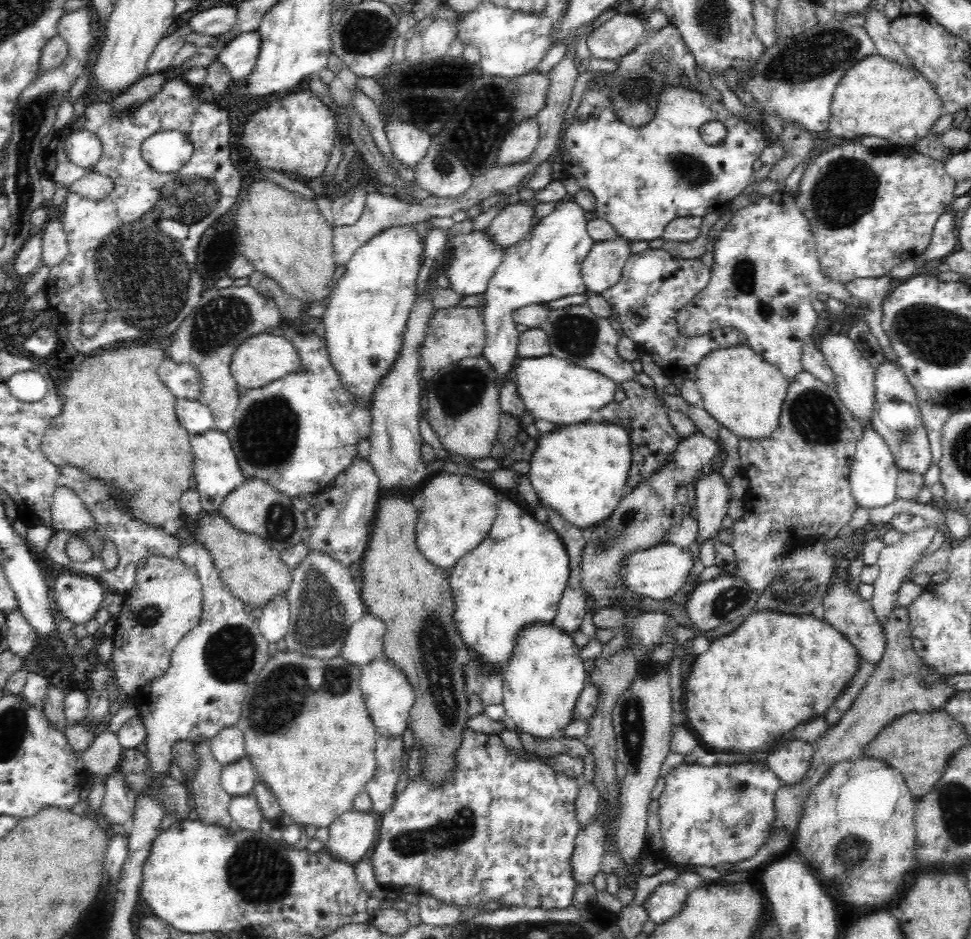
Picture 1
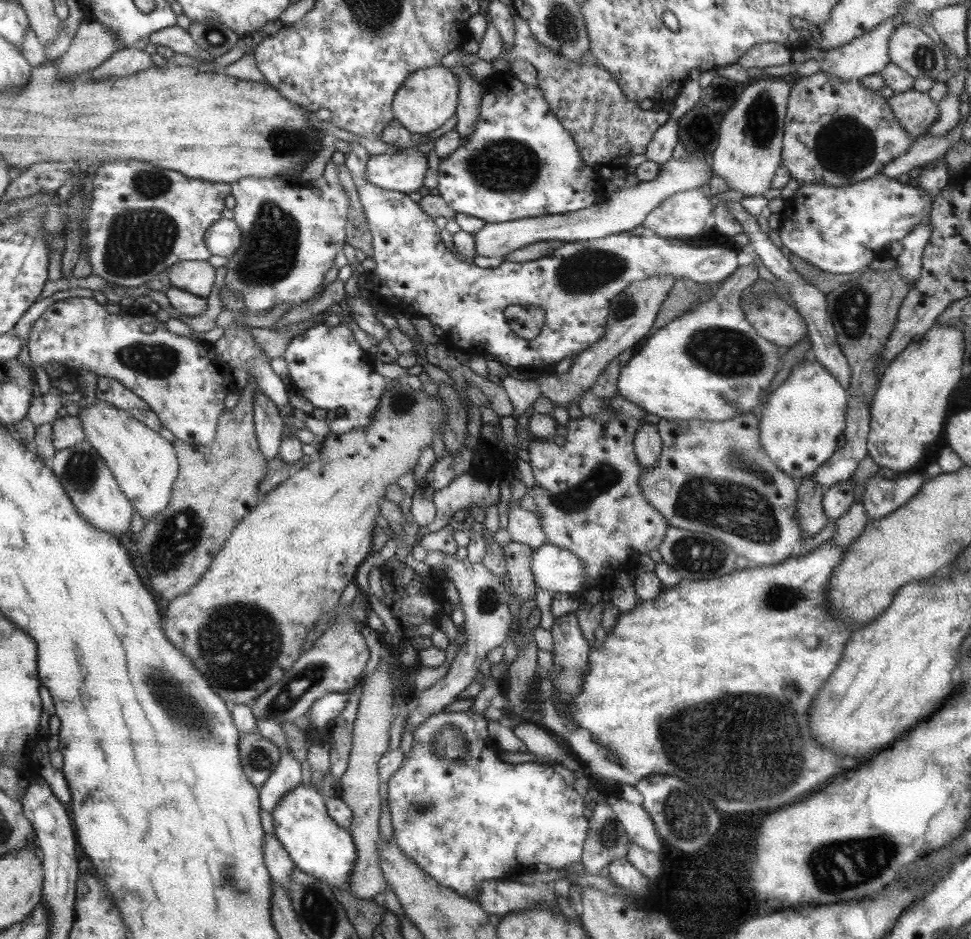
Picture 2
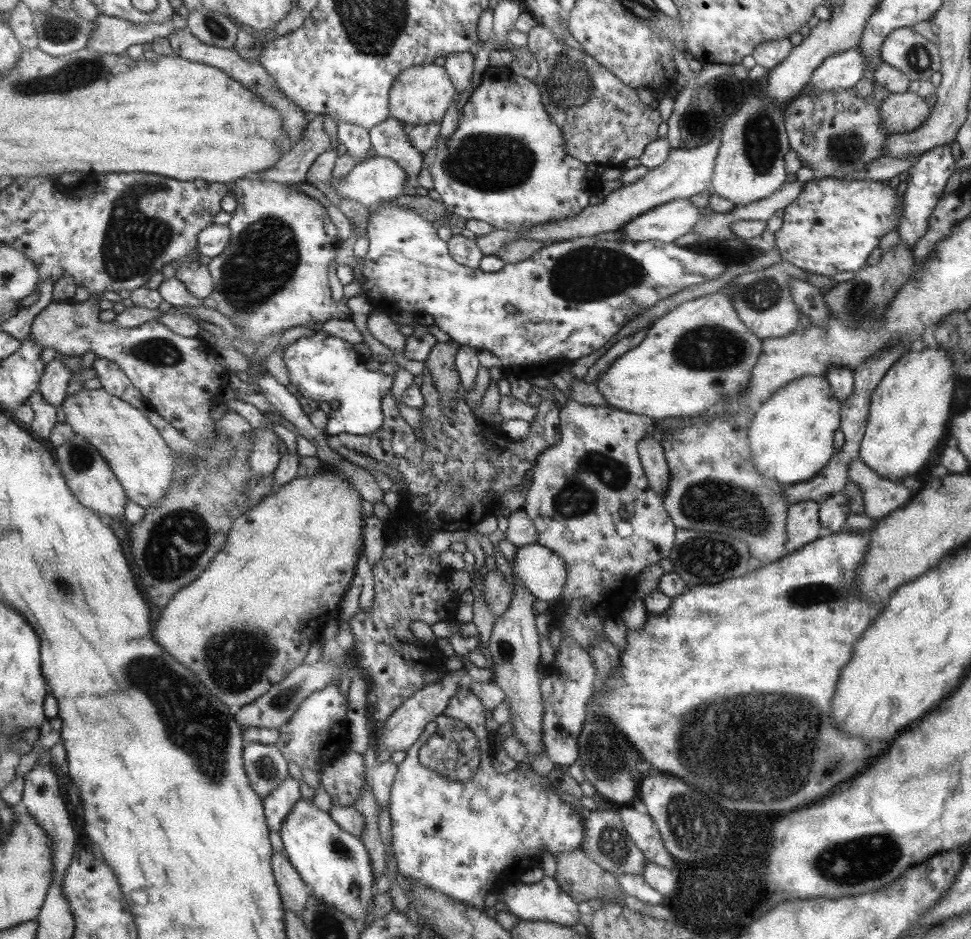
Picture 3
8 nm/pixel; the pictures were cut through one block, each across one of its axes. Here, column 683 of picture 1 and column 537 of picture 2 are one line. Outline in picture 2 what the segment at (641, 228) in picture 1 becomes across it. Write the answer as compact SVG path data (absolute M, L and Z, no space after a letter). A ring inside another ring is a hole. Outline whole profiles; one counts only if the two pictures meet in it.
M509 70L493 73L484 81L476 126L472 135L457 145L437 166L438 196L457 214L465 214L485 223L504 223L543 215L558 215L593 205L603 179L585 166L573 136L548 108L539 88L515 80Z

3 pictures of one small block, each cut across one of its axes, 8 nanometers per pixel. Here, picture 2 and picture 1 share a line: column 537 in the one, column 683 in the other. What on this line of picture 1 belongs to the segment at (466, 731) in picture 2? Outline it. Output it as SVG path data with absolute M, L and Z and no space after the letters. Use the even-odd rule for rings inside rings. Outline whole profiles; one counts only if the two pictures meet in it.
M682 762L665 776L665 789L659 798L660 802L660 832L665 845L665 852L671 862L680 864L696 864L696 866L713 867L720 862L735 864L746 860L756 854L756 851L764 844L770 836L769 824L774 818L774 793L782 786L780 779L769 769L766 763L746 762L746 764L734 764L734 766L701 766L695 763Z

